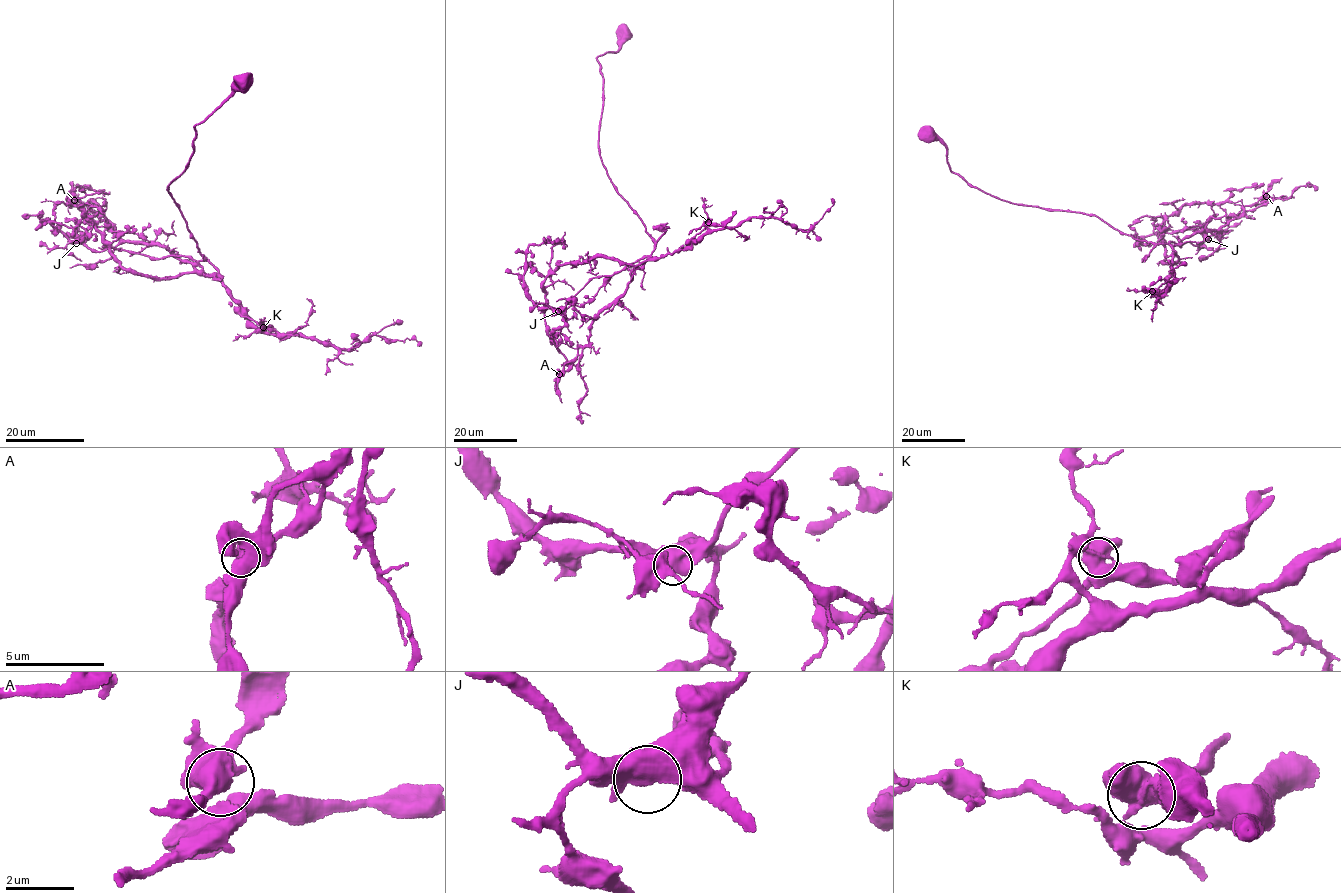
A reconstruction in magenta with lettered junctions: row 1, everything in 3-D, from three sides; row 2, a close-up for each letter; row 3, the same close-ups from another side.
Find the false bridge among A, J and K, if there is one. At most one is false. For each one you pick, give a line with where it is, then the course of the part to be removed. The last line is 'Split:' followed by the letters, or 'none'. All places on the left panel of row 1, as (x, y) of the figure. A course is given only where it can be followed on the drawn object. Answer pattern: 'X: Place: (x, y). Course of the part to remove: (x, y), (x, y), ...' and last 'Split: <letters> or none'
K: Place: (263, 327). Course of the part to remove: (263, 327), (241, 314), (229, 302)
Split: K

